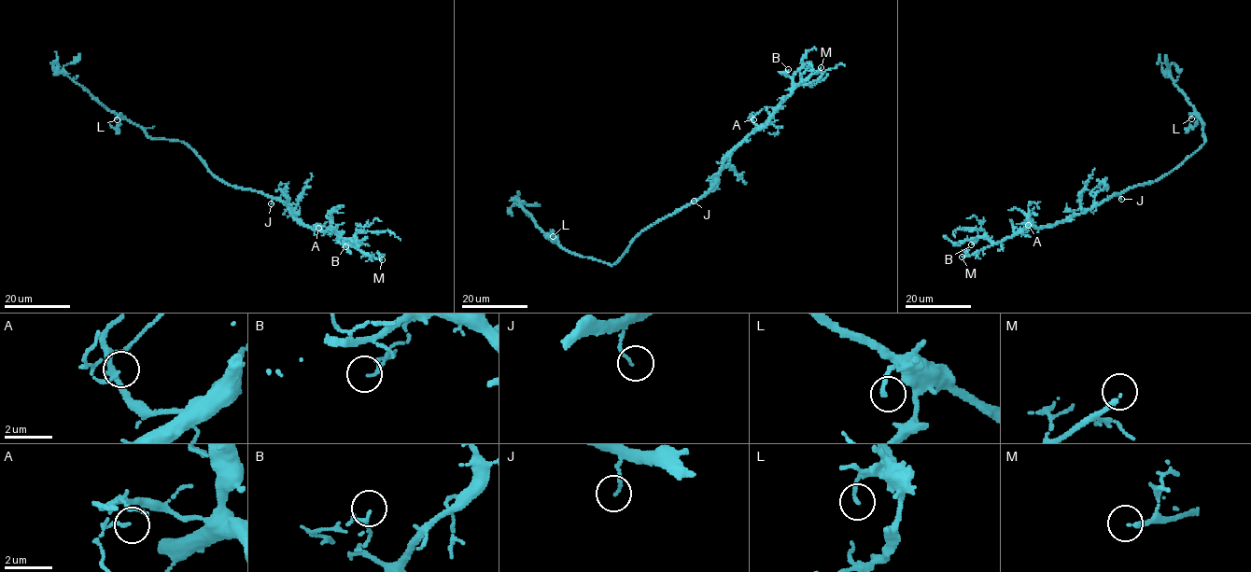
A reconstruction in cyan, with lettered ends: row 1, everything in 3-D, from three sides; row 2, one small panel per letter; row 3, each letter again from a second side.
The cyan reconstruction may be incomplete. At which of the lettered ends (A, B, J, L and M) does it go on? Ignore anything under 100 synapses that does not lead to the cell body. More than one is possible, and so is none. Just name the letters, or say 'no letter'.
M

